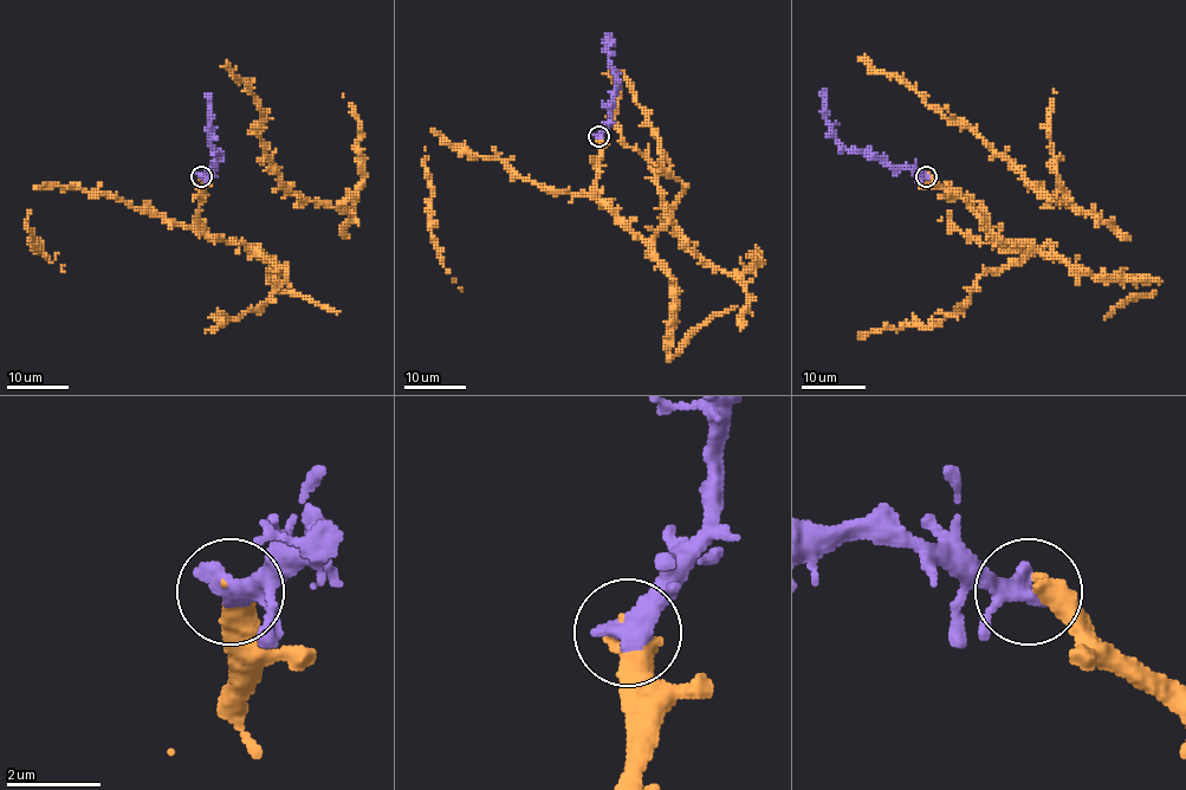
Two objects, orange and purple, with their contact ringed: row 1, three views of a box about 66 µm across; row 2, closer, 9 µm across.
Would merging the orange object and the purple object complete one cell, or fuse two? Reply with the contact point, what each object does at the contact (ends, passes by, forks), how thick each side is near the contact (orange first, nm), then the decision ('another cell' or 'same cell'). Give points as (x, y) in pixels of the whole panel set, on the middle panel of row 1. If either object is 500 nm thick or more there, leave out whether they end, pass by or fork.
at (598, 136); 550 nm thick on the orange side, 360 nm on the other; same cell

